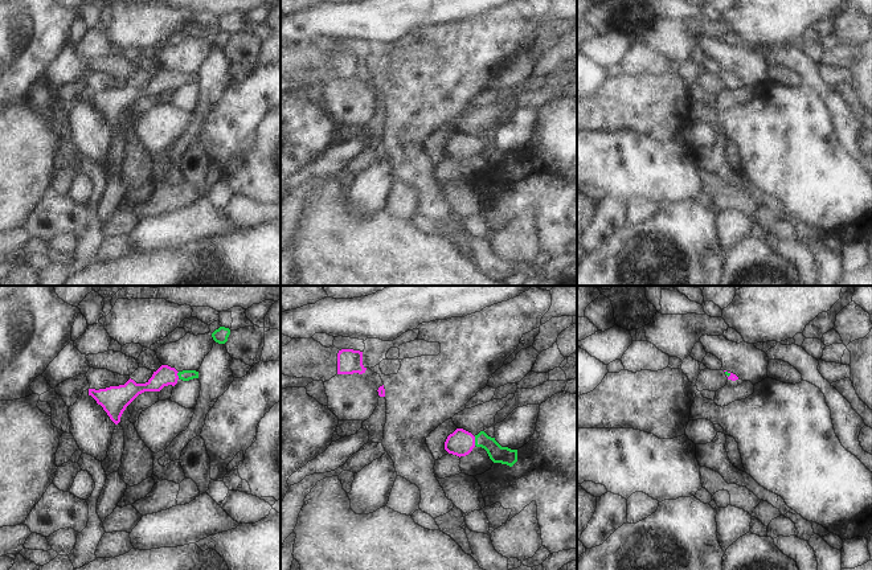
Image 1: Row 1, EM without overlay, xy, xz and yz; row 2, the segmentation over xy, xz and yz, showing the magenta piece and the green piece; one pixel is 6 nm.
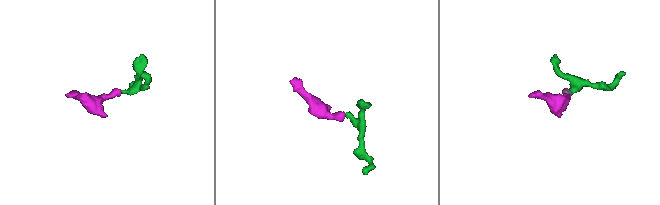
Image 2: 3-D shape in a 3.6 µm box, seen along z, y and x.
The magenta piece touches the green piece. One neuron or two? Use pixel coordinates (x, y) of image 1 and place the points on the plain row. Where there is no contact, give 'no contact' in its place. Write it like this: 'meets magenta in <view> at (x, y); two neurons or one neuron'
meets magenta in xz at (474, 144); one neuron

